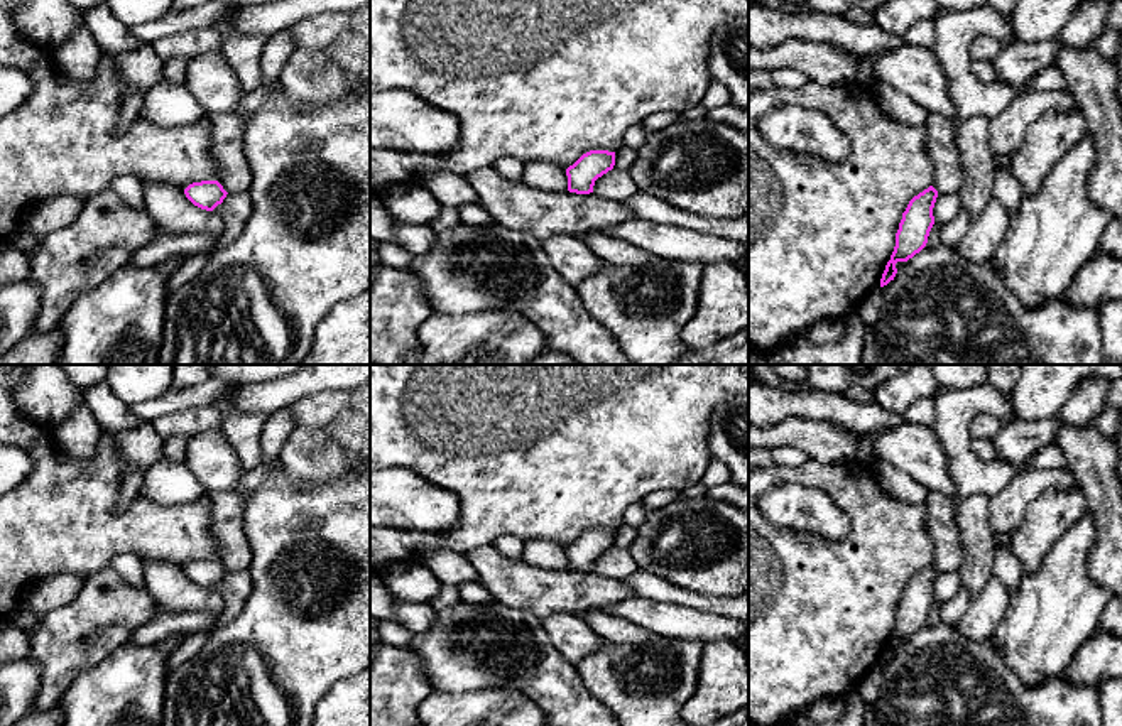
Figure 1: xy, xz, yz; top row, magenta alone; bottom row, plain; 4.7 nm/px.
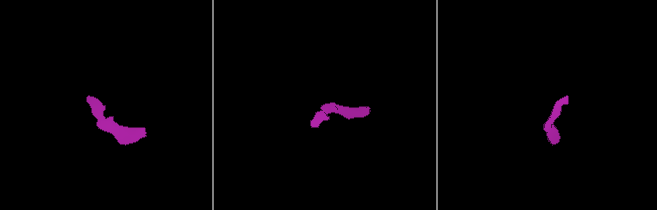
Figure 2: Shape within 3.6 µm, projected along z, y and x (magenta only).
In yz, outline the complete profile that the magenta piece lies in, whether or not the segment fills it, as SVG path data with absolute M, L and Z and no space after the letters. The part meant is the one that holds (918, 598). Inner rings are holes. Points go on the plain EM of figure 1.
M929 564L909 579L902 591L902 598L896 611L896 625L882 652L880 665L894 658L897 640L907 640L926 625L929 610L934 603L933 586L936 576L938 569Z

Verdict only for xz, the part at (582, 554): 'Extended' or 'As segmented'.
As segmented

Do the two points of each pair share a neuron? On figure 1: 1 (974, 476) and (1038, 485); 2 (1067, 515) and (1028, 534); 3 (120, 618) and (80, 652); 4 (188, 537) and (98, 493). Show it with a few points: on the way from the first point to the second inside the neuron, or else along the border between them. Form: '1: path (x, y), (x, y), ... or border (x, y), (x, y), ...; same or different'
1: border (1019, 468), (991, 497); different
2: path (1056, 519), (1050, 519), (1038, 530); same
3: path (110, 622), (90, 642); same
4: path (163, 532), (122, 530), (110, 519); same

